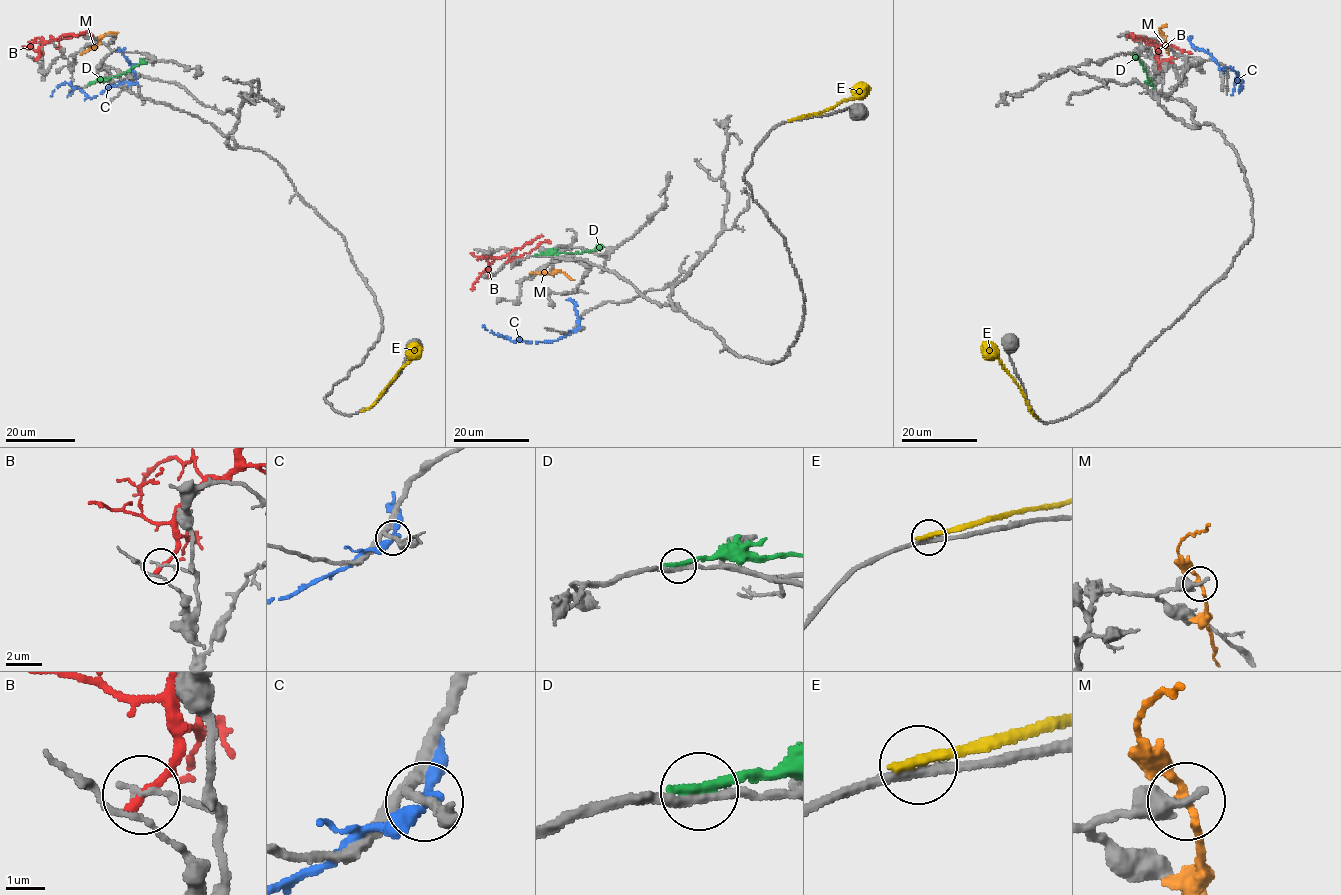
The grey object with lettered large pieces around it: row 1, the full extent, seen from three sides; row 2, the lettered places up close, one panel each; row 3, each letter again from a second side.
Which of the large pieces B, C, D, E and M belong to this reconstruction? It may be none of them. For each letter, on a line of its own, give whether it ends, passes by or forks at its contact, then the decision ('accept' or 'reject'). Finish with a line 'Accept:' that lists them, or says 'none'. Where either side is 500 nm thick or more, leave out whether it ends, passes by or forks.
B: it ends there; reject
C: it passes by; reject
D: it ends there; reject
E: it ends there; reject
M: reject
Accept: none

